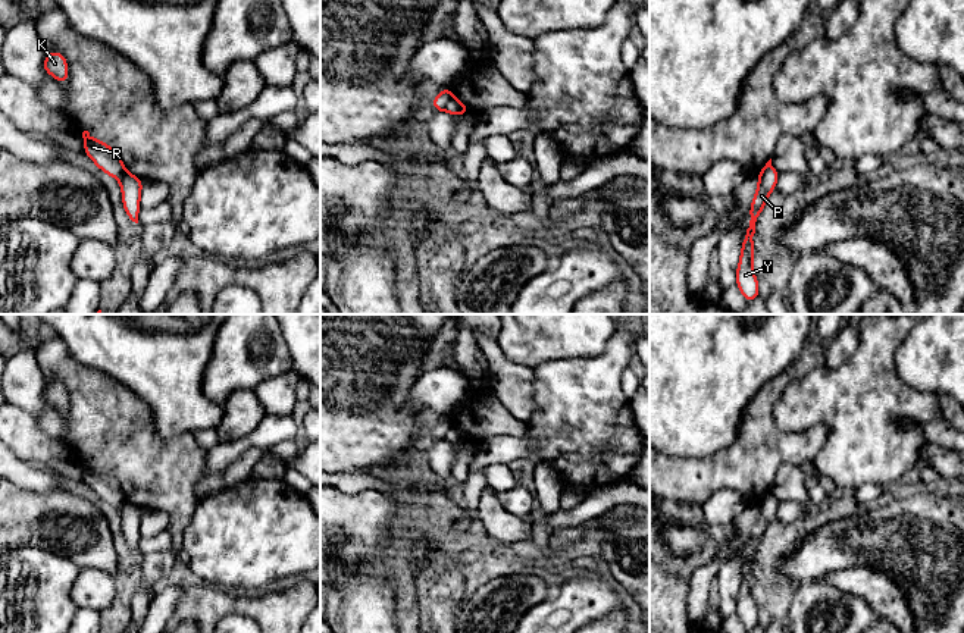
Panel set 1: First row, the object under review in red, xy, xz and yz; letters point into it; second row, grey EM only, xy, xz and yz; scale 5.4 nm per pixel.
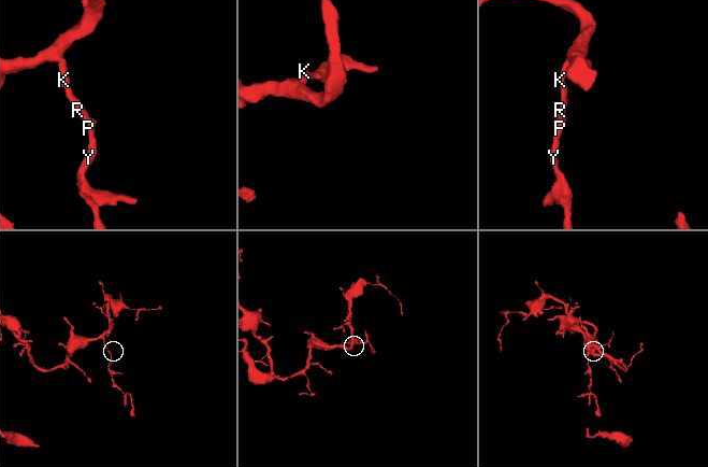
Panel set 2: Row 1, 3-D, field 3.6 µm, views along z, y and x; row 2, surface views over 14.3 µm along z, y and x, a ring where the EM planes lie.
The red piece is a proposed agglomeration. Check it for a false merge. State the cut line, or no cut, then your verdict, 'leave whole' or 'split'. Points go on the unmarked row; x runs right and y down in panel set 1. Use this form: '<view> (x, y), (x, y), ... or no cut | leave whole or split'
xz (453, 425), (444, 439) | split

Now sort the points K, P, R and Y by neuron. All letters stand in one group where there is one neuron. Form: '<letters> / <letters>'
K R / P Y

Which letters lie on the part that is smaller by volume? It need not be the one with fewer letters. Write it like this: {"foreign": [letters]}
{"foreign": ["P", "Y"]}

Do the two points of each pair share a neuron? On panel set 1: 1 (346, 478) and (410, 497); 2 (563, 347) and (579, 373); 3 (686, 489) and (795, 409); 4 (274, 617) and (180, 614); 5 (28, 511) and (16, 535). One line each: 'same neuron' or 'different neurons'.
1: same neuron
2: different neurons
3: different neurons
4: same neuron
5: same neuron

